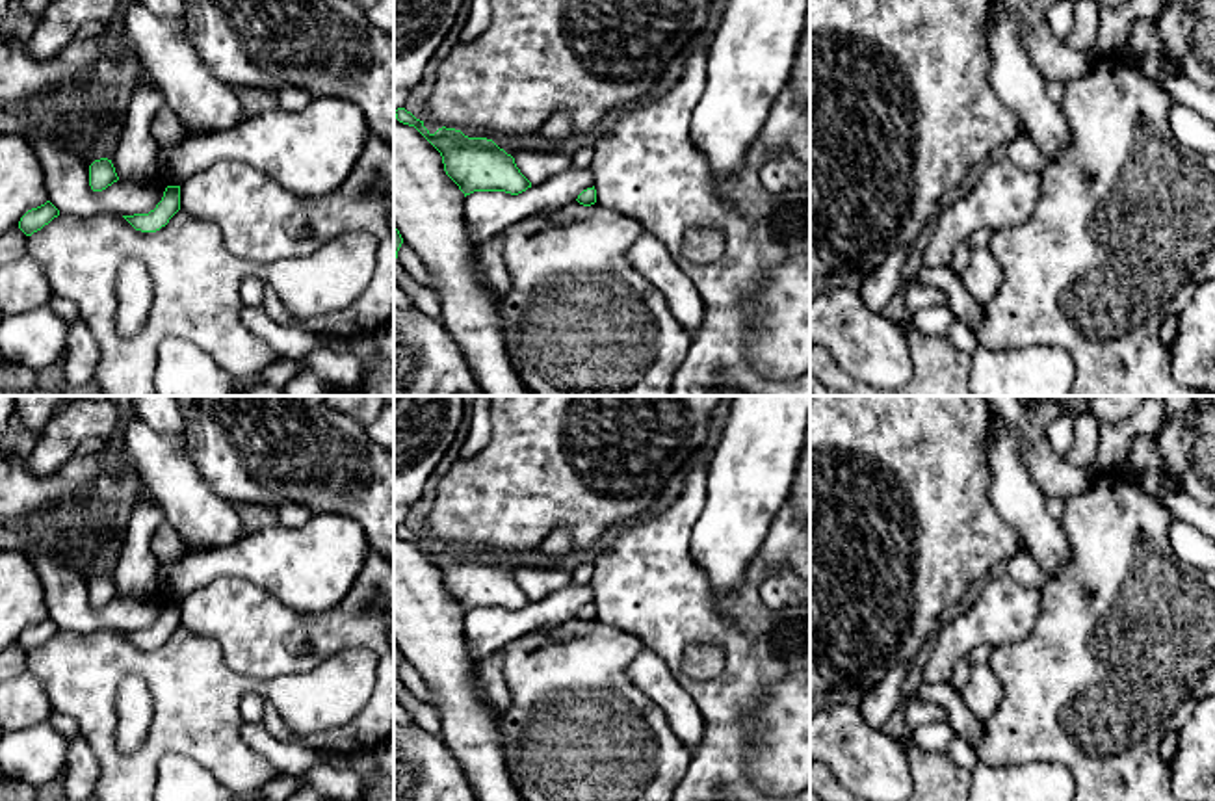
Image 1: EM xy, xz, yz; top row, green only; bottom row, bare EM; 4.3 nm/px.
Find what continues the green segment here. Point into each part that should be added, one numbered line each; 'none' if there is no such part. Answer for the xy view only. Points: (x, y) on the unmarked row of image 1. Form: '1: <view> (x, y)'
none

